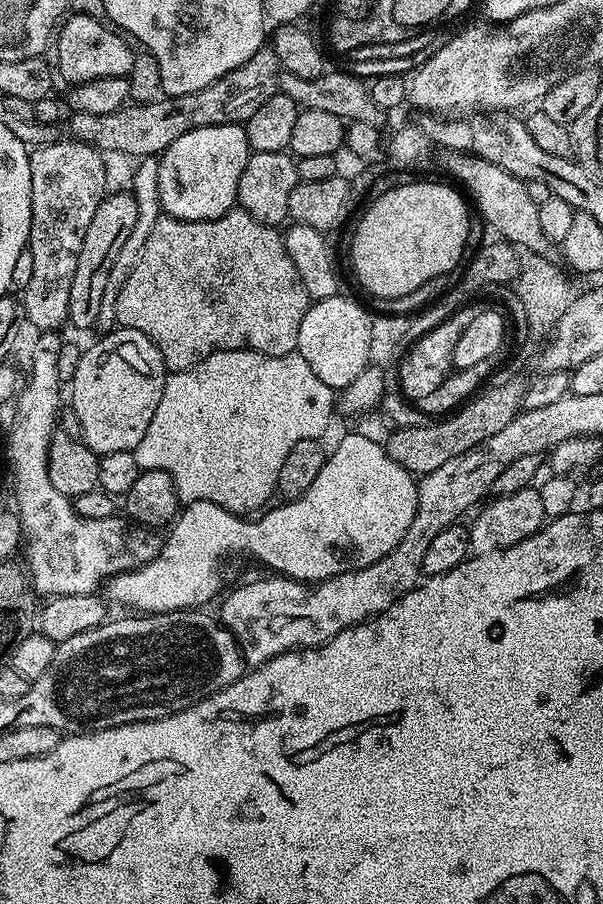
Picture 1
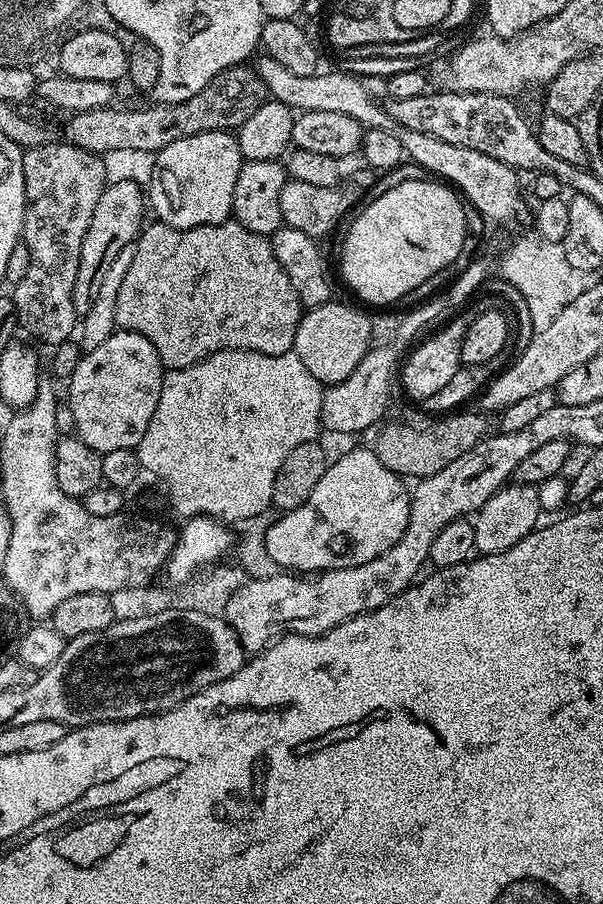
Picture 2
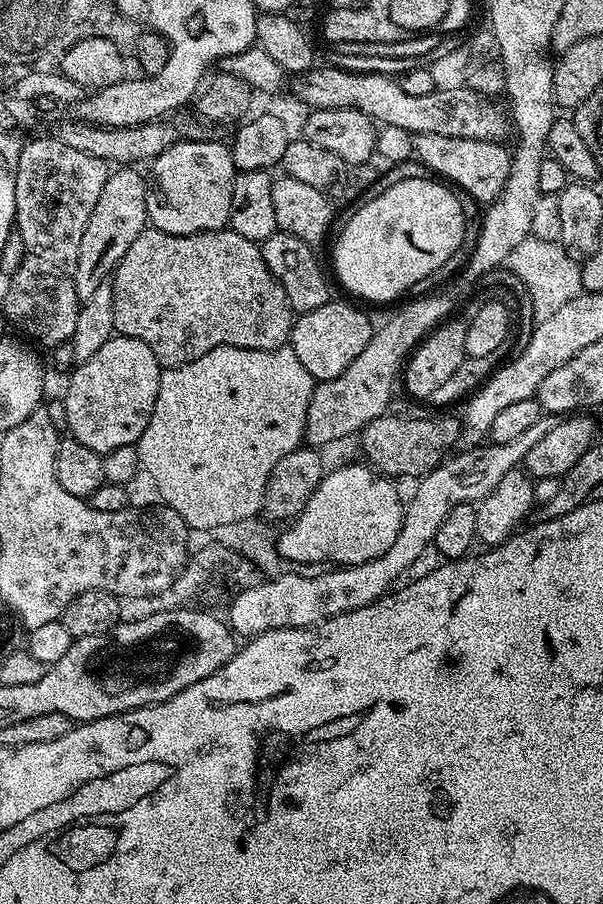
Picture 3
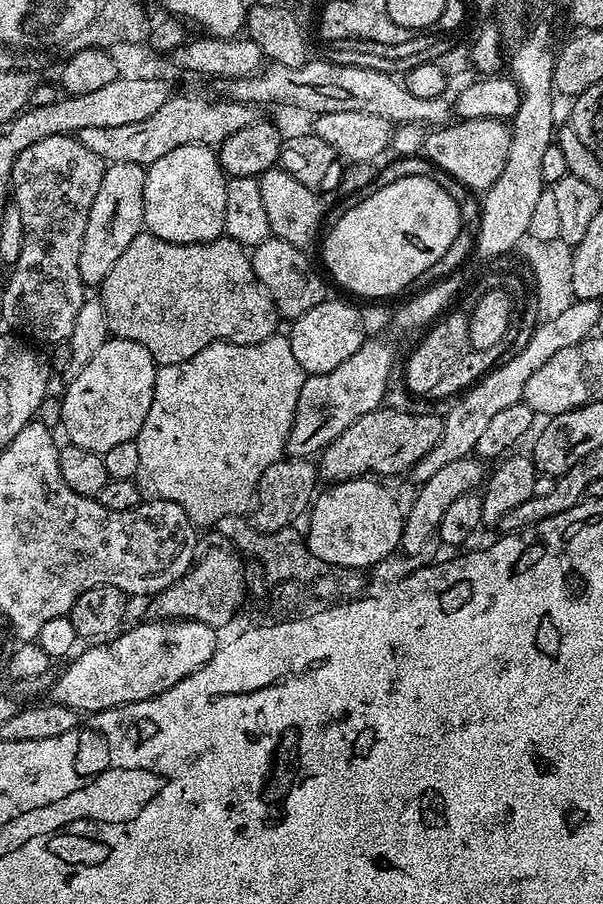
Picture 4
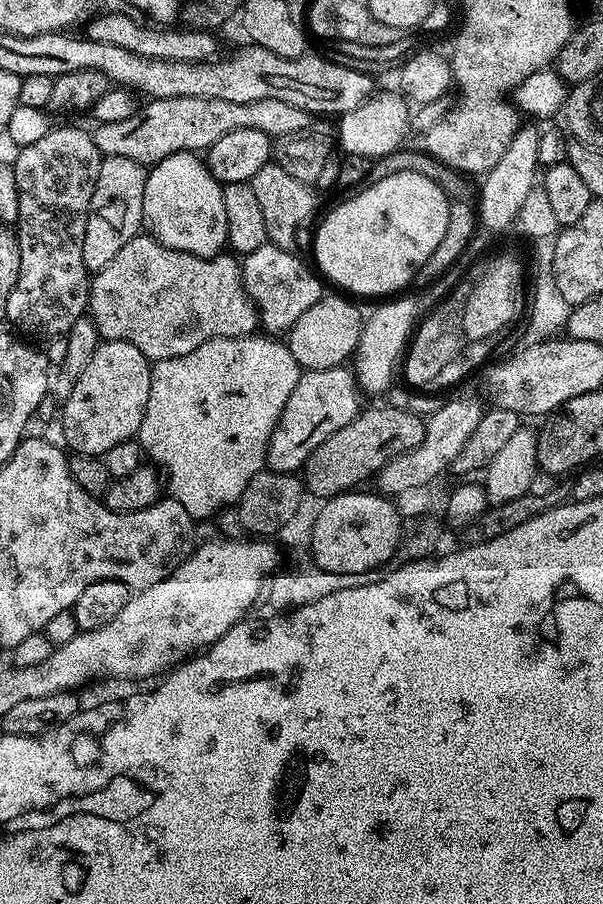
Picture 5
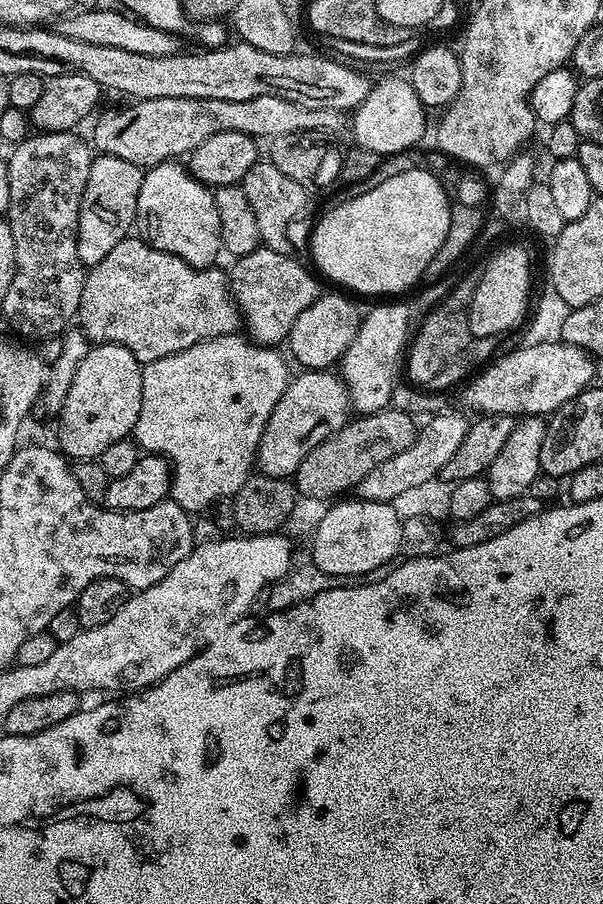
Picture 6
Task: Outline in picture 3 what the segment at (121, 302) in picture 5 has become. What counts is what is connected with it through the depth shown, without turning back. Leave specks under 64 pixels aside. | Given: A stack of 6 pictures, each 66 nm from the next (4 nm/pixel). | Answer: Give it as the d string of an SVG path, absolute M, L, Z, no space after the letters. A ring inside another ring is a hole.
M146 226L138 234L138 238L134 238L134 242L130 242L130 250L126 250L126 254L118 262L116 271L110 277L110 283L114 294L115 331L121 336L138 338L142 342L146 342L146 346L150 346L150 350L154 350L154 358L158 358L158 362L164 368L173 368L174 366L182 366L186 362L194 362L194 358L202 358L202 354L206 354L218 346L261 348L262 350L282 348L289 343L292 335L294 313L288 305L288 295L277 280L276 275L266 266L260 244L250 238L242 238L242 234L232 231L227 226L216 228L212 232L199 232L198 234L186 234L185 236L182 234L166 234L162 230Z

